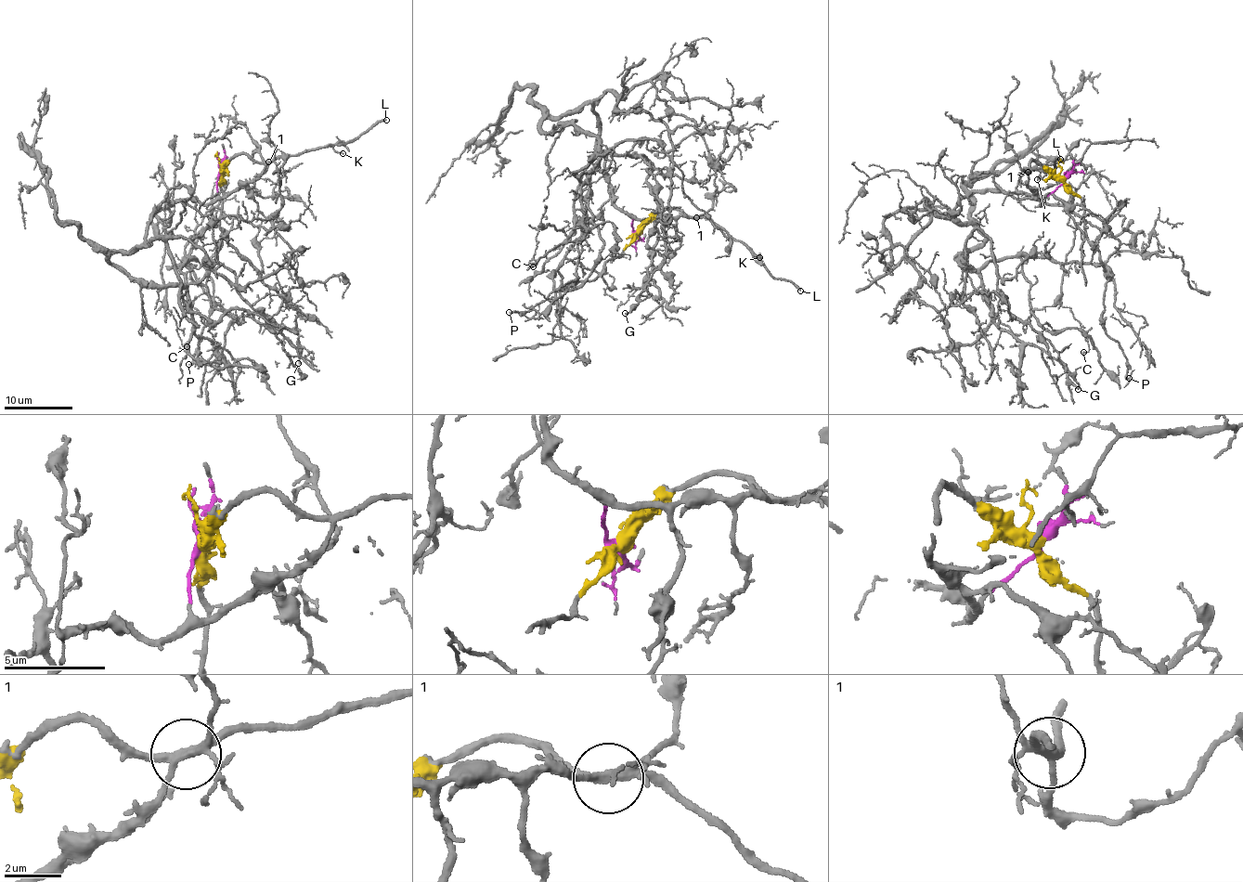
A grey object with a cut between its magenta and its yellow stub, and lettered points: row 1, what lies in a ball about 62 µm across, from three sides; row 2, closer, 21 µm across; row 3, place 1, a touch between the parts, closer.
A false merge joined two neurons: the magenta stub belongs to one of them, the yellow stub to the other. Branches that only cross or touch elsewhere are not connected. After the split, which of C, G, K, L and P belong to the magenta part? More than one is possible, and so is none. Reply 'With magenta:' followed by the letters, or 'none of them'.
With magenta: C, G

